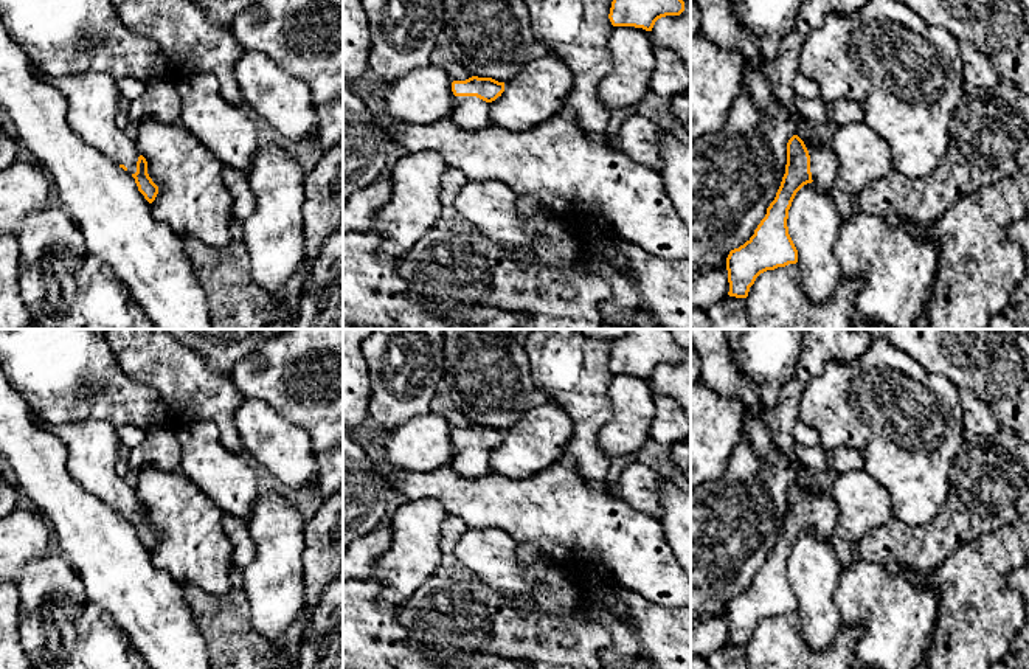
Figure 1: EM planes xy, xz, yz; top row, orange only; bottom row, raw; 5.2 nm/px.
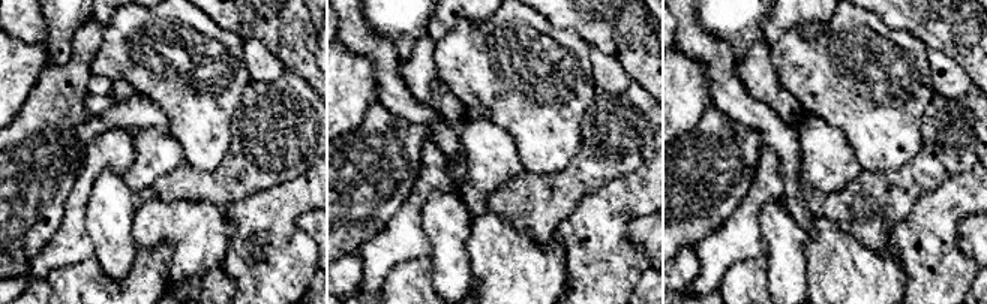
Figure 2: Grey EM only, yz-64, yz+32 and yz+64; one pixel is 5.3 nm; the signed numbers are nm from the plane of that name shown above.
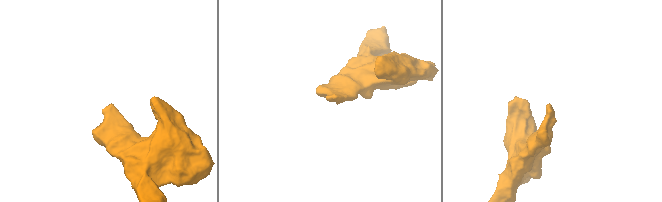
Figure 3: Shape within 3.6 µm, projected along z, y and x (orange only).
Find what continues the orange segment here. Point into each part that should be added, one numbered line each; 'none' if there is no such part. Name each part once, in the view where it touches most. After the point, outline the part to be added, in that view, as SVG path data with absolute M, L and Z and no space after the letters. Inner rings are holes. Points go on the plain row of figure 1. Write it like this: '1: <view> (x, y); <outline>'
1: yz (823, 509); M804 490L810 503L812 528L821 539L830 539L838 520L838 506L829 490L813 494Z

